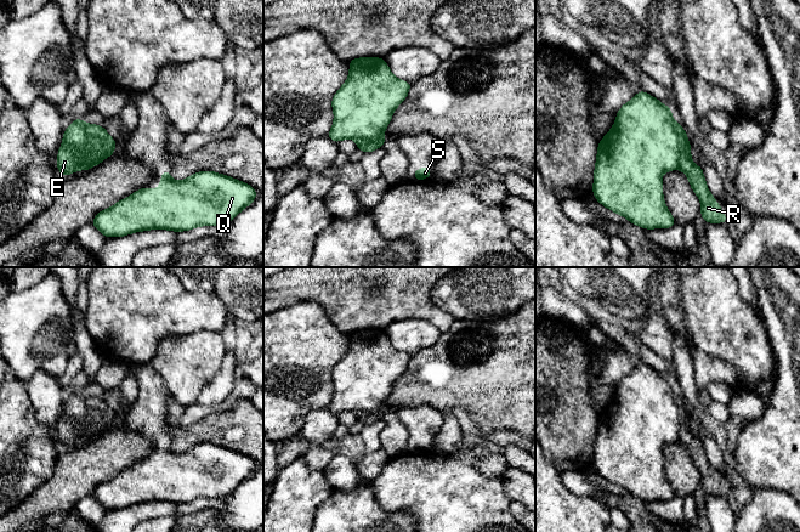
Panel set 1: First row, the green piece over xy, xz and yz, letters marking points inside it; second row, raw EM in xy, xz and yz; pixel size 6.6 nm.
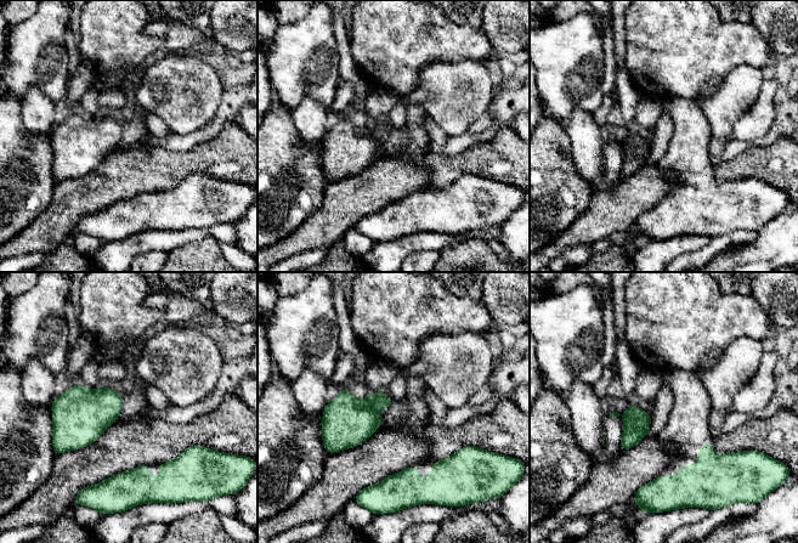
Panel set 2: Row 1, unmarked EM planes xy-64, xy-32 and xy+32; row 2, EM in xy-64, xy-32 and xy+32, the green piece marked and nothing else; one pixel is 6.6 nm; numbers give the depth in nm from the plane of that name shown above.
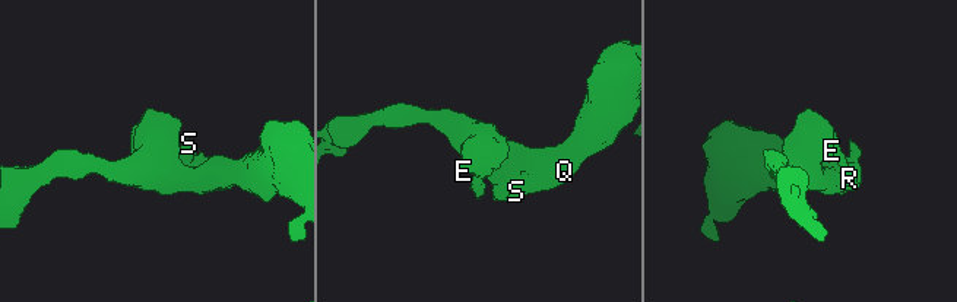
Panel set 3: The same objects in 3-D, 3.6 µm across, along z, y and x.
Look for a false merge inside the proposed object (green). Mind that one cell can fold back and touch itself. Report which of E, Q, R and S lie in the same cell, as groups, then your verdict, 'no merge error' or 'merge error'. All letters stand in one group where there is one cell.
groups E Q S / R; merge error

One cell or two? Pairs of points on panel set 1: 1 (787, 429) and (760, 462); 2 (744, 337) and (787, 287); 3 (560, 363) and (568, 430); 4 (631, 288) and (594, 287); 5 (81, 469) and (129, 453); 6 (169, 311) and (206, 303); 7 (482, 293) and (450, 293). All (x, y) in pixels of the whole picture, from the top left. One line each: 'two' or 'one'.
1: one
2: two
3: one
4: one
5: one
6: one
7: one

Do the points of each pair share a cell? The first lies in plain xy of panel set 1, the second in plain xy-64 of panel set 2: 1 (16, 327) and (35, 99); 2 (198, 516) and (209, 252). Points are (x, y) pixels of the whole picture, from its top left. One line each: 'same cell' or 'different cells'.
1: different cells
2: same cell

